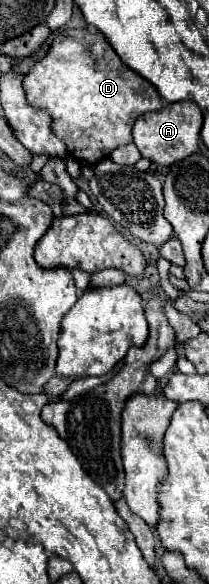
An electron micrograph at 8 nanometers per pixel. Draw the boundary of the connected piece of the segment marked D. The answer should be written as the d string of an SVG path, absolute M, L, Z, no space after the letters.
M66 29L58 33L48 49L48 53L36 61L30 73L22 81L24 93L30 107L44 109L52 117L52 133L66 143L68 153L76 161L84 161L84 165L100 163L102 159L110 157L110 153L120 147L132 143L132 125L138 115L148 111L158 111L164 107L158 91L144 81L136 71L126 67L116 51L110 47L106 37L100 31L90 33L88 29Z

